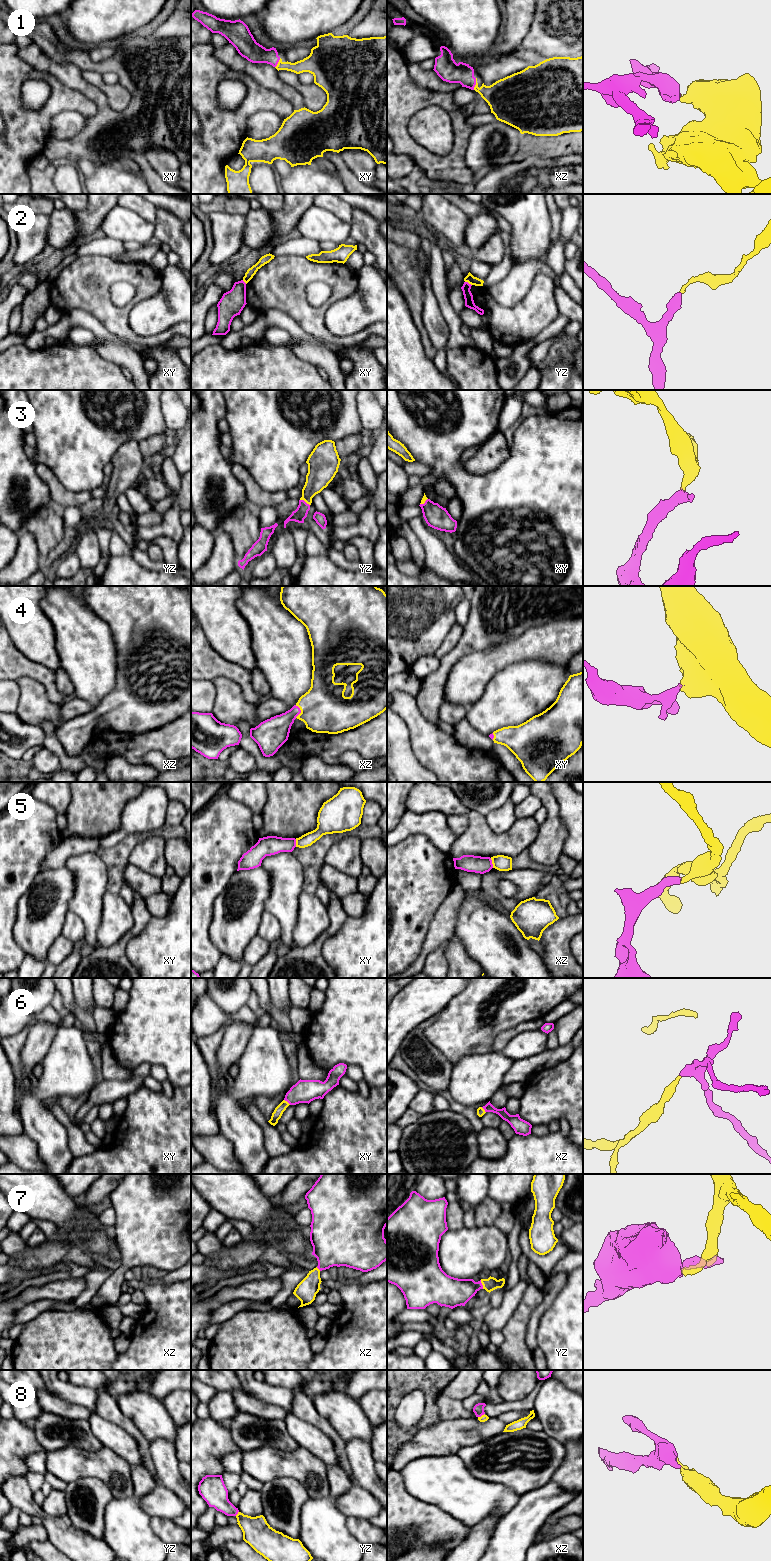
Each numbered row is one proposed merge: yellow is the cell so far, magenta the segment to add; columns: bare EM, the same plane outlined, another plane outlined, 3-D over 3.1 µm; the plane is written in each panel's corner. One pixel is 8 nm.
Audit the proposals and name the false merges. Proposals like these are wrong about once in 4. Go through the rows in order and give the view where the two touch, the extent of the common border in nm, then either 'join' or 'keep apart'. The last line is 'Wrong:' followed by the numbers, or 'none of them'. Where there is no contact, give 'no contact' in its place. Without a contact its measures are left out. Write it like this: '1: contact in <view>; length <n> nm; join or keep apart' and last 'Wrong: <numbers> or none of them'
1: contact in xz; length 100 nm; join
2: contact in yz; length 70 nm; keep apart
3: contact in yz; length 90 nm; join
4: contact in xz; length 110 nm; join
5: contact in xz; length 80 nm; keep apart
6: contact in xy; length 70 nm; join
7: contact in yz; length 80 nm; join
8: contact in yz; length 50 nm; join
Wrong: 2, 5

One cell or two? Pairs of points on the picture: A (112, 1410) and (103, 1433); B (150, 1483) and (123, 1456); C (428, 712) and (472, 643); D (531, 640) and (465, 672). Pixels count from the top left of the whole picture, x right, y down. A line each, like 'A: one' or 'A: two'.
A: two
B: one
C: one
D: one

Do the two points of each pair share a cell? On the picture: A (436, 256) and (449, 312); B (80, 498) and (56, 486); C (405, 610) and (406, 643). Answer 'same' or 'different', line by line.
A: same
B: same
C: same

